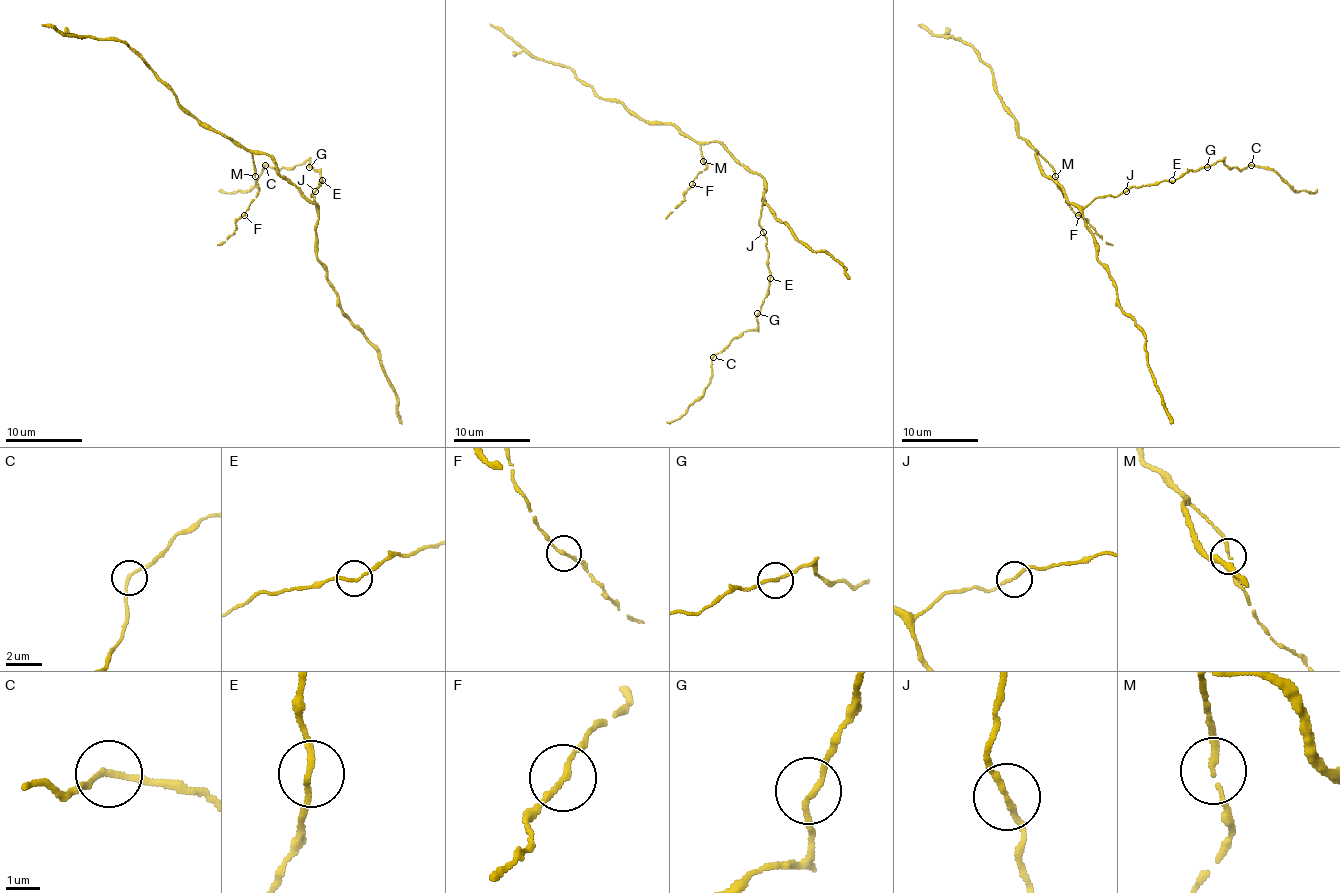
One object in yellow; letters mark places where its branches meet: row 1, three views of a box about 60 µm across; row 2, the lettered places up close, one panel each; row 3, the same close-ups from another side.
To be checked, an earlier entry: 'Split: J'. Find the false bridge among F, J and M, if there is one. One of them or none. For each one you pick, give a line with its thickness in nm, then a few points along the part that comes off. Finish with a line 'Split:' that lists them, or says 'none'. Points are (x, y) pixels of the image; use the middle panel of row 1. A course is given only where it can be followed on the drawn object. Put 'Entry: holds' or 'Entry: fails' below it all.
Split: none
Entry: fails

